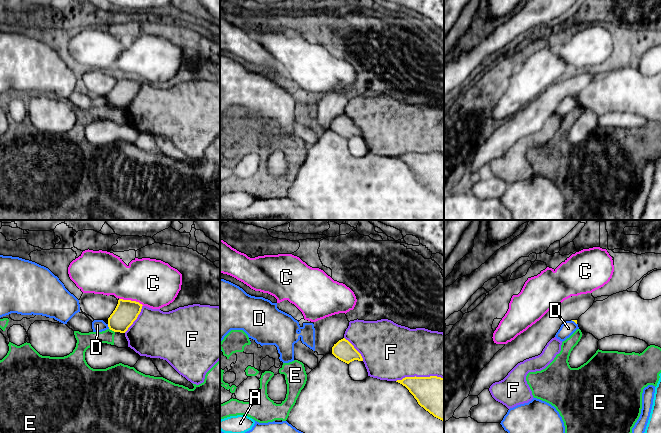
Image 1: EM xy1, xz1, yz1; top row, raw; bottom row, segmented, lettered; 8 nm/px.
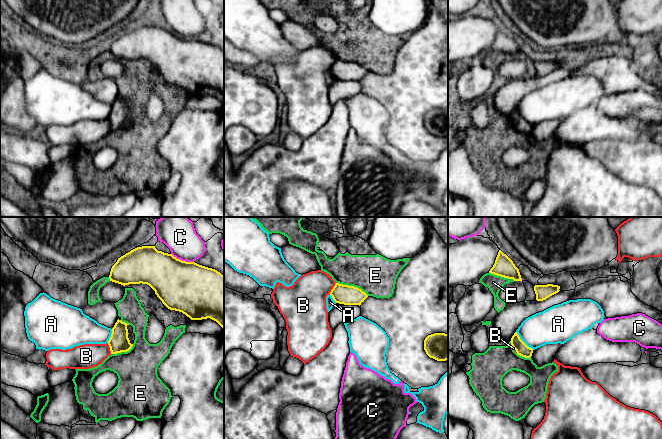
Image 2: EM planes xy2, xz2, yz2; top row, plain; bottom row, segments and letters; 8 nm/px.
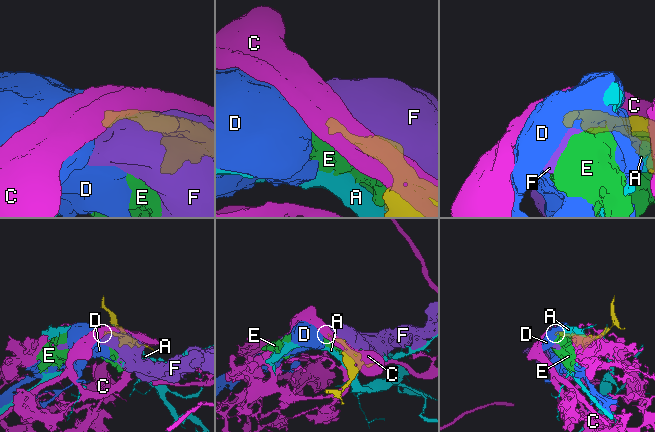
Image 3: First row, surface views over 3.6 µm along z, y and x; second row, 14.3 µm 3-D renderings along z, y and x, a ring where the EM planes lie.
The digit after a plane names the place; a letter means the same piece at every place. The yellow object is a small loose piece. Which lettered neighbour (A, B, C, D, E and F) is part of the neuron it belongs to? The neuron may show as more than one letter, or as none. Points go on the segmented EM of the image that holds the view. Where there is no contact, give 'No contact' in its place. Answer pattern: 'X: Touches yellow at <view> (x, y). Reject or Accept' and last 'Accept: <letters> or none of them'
A: Touches yellow at yz2 (522, 341). Reject
B: Touches yellow at xy2 (110, 348). Reject
C: Touches yellow at xy1 (130, 300). Reject
D: Touches yellow at xy1 (108, 326). Accept
E: Touches yellow at xz2 (352, 286). Reject
F: Touches yellow at xz1 (419, 377). Reject
Accept: D

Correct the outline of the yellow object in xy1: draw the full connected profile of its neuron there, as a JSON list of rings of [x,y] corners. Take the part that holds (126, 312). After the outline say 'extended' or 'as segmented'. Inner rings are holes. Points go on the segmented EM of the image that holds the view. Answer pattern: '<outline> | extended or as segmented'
[[[119,299],[115,310],[108,318],[107,324],[103,320],[94,320],[92,322],[93,332],[110,329],[114,332],[125,333],[137,319],[142,306],[136,301]]] | extended

